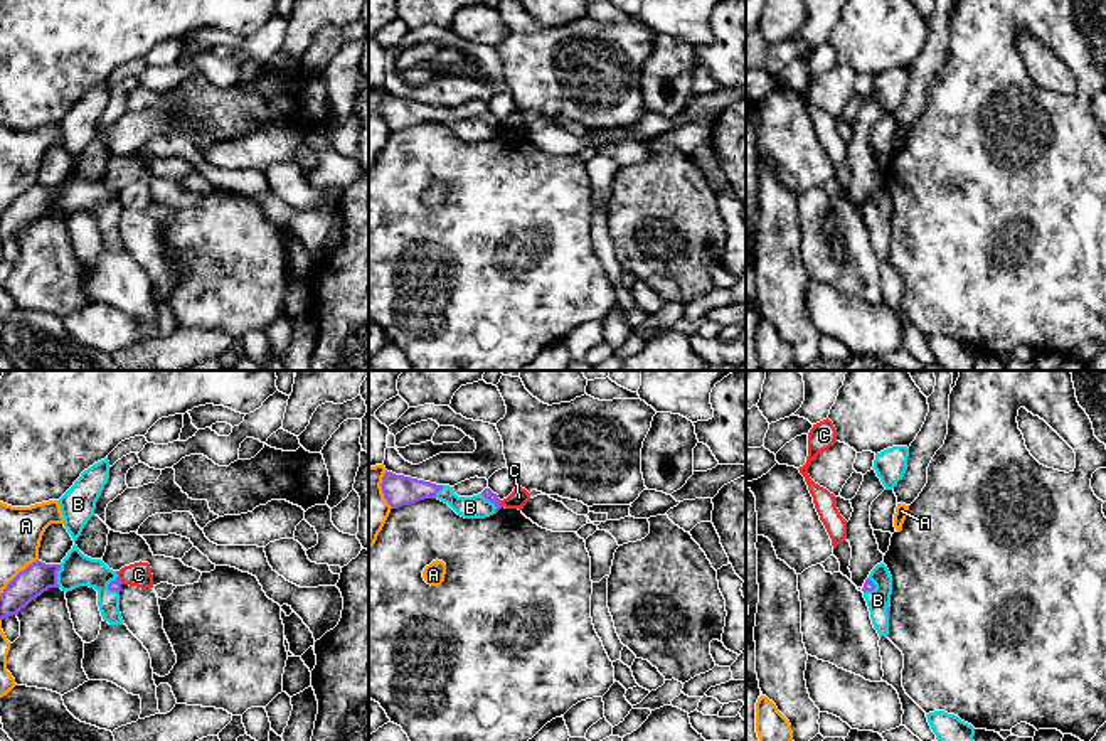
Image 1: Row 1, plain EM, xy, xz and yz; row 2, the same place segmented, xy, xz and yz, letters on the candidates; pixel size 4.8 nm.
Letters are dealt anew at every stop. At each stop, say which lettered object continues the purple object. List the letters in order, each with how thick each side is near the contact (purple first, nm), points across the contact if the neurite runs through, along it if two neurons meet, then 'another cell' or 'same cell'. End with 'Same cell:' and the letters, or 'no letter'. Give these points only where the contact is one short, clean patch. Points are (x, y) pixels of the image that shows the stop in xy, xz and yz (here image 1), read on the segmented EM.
A: 150 nm thick on the purple side, 200 nm on the other; another cell
B: 150 nm thick on the purple side, 160 nm on the other; runs through xy (36, 578), (56, 576), (68, 576), (76, 570); same cell
C: 50 nm thick on the purple side, 90 nm on the other; border along xz (499, 501), (502, 506); another cell
Same cell: B

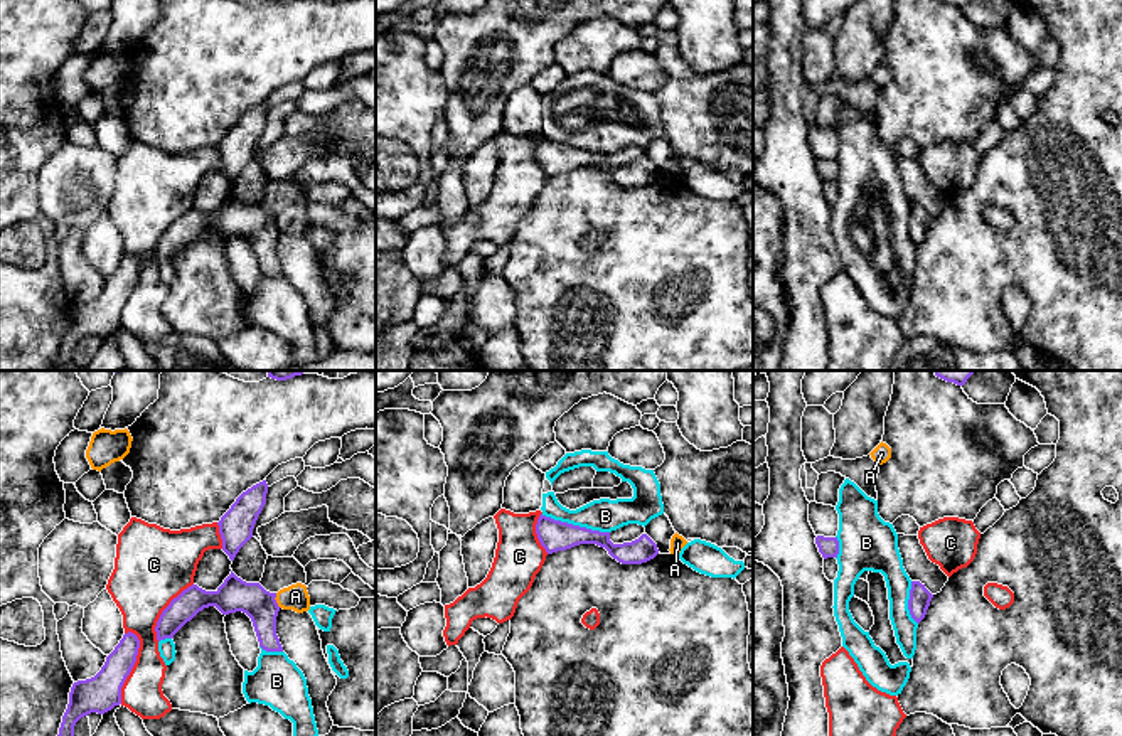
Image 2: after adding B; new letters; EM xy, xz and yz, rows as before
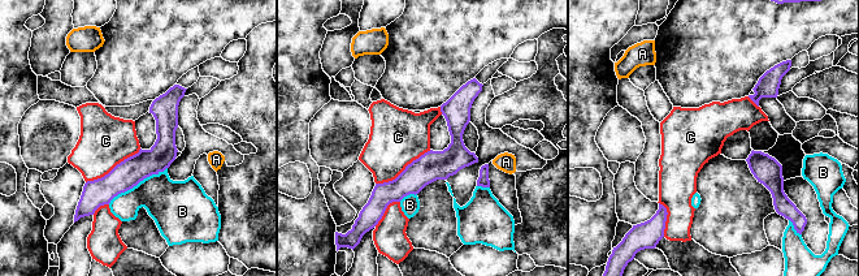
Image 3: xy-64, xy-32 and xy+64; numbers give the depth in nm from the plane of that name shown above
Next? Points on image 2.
A: 160 nm thick on the purple side, 120 nm on the other; border along xy (275, 593), (275, 602), (280, 607); another cell
B: 150 nm thick on the purple side, 160 nm on the other; another cell
C: 180 nm thick on the purple side, 190 nm on the other; another cell
Same cell: no letter

